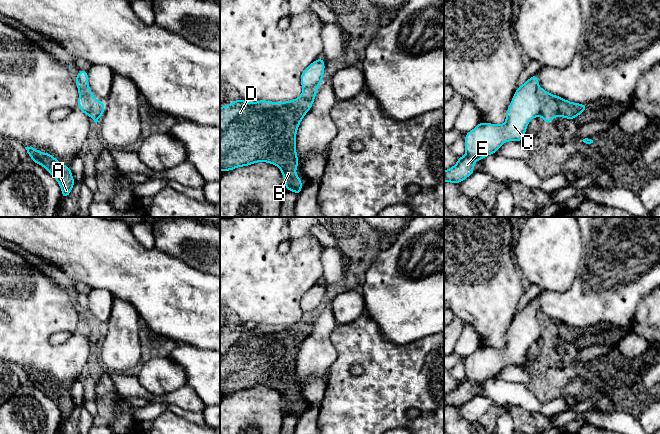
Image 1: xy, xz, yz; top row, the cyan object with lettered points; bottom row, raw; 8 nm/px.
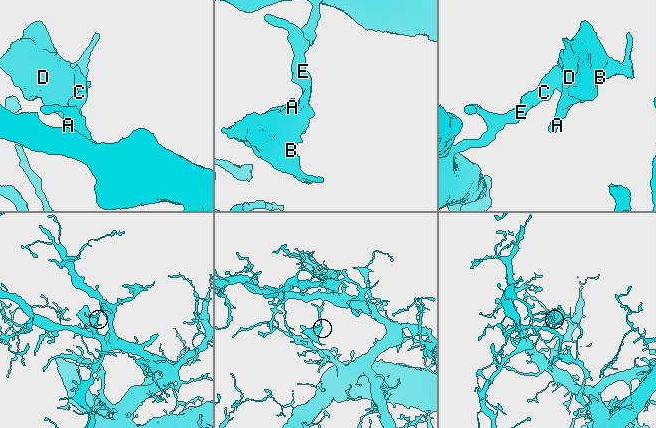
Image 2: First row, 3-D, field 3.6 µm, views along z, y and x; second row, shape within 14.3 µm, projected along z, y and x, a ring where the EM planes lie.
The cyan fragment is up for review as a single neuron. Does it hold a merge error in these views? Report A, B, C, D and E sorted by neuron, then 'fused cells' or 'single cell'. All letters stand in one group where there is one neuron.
A B C D E | single cell

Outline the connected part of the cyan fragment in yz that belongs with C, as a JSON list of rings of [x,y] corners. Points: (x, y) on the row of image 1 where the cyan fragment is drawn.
[[[534,74],[516,92],[506,112],[506,122],[501,125],[480,122],[473,130],[465,134],[466,155],[458,157],[457,163],[444,171],[444,182],[461,183],[474,173],[473,167],[477,160],[482,160],[490,154],[497,153],[500,146],[508,141],[523,141],[526,128],[532,118],[541,116],[546,124],[555,117],[575,119],[588,105],[567,101],[559,96],[552,95],[539,87],[538,76]]]

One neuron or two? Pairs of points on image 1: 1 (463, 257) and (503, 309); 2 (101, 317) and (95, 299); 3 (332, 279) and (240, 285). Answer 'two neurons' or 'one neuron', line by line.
1: one neuron
2: one neuron
3: two neurons

